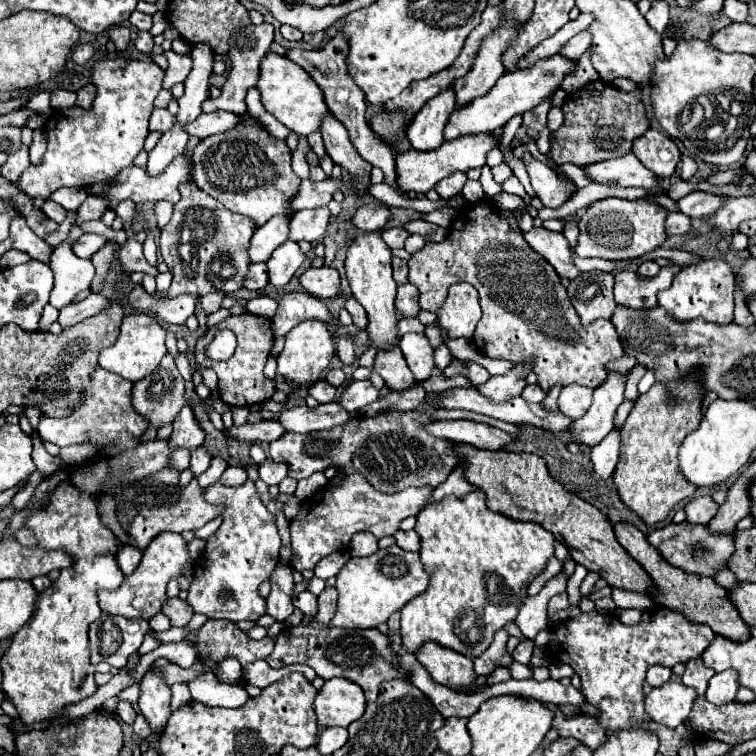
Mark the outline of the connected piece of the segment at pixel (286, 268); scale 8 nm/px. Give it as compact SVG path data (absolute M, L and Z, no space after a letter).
M287 240L271 254L267 262L269 282L277 288L285 286L293 278L293 274L299 270L303 260L305 260L305 254L299 250L299 244L293 240Z

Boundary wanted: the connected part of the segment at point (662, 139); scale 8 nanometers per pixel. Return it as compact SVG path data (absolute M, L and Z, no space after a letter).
M653 128L635 138L631 152L641 160L645 168L649 168L659 178L669 178L675 172L677 162L681 160L681 152L675 142L665 132Z

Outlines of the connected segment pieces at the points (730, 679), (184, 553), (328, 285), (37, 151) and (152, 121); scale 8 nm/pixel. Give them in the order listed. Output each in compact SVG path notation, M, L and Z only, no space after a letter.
M725 670L725 672L717 672L711 680L709 680L709 688L705 692L707 700L713 704L729 704L731 700L735 700L735 694L739 690L739 682L737 682L737 670Z
M159 534L153 538L151 546L143 550L143 558L137 566L137 570L131 576L125 576L121 586L117 590L99 590L99 608L109 614L119 614L123 618L145 618L151 620L155 614L161 612L165 598L167 584L173 576L181 576L183 568L191 562L187 542L181 534Z
M329 266L307 268L299 276L299 284L309 294L315 294L317 298L333 298L335 294L339 294L339 286L341 286L339 272L335 268L329 268Z
M35 130L35 132L33 132L33 144L31 144L31 148L29 148L31 164L39 164L39 162L41 162L43 154L45 154L45 148L47 148L47 144L45 144L45 134L43 134L41 130Z
M155 108L153 114L151 114L151 118L149 118L149 130L163 134L169 128L173 128L175 122L177 122L177 118L167 108Z

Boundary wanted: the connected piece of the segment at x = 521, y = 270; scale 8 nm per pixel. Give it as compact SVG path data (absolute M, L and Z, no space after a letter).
M485 200L485 202L475 202L475 204L471 204L471 206L475 206L475 208L463 208L463 214L457 214L457 216L463 216L463 218L455 218L455 220L453 220L453 224L451 224L451 228L449 228L449 232L447 232L447 238L445 238L443 242L427 242L425 248L419 250L417 254L413 254L411 260L409 260L409 282L411 282L413 286L417 286L417 290L419 290L419 306L421 306L421 310L437 312L437 310L441 308L443 300L447 298L449 286L453 286L453 284L457 284L457 282L469 282L471 286L477 288L479 300L481 300L481 308L483 308L483 316L481 316L481 320L479 320L479 332L473 334L473 342L475 342L475 346L477 346L483 354L487 354L487 356L491 356L491 358L503 358L503 360L509 360L509 362L521 362L521 360L527 360L527 358L535 358L537 362L533 364L533 372L537 374L539 386L541 386L543 390L549 390L549 388L551 388L553 384L557 384L557 382L561 382L563 386L573 384L573 382L583 384L583 386L589 386L589 388L599 386L599 382L603 382L603 378L607 378L607 372L609 372L609 370L605 370L605 364L607 364L609 360L615 360L615 358L623 356L623 344L619 342L619 334L615 334L615 328L611 326L611 322L609 322L609 320L599 320L599 322L593 322L593 324L587 326L587 328L581 328L581 326L579 326L579 316L575 314L575 308L571 306L569 296L567 296L567 290L565 290L565 286L561 284L561 278L557 276L555 268L553 268L543 256L539 256L539 254L525 242L525 238L523 238L523 234L521 234L521 230L519 230L519 216L521 216L523 212L527 212L525 208L517 208L517 210L515 210L515 212L517 212L515 218L505 218L505 216L501 214L501 210L499 210L493 202L487 202L487 200Z

